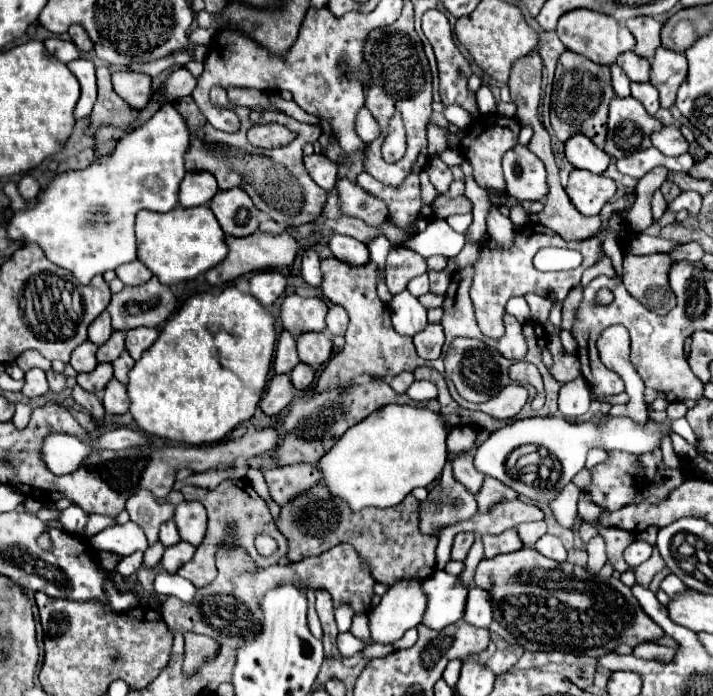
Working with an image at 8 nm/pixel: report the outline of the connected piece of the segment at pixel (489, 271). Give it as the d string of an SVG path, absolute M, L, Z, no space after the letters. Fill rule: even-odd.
M530 222L530 224L524 224L518 230L518 238L514 240L512 248L500 250L494 244L486 244L484 248L480 248L480 256L474 262L476 276L474 276L474 284L472 284L470 296L472 296L474 308L476 308L476 320L478 320L478 326L480 326L482 334L486 334L488 338L500 338L500 336L504 335L505 328L502 316L505 313L506 302L512 296L524 296L528 292L534 292L534 294L540 294L544 298L564 300L566 294L570 292L570 288L576 286L576 284L580 284L582 272L586 268L590 268L592 264L598 262L598 258L600 258L600 244L602 244L602 240L604 240L606 234L608 232L604 230L602 234L596 234L590 240L566 242L556 232L552 232L550 228L544 228L542 224ZM544 246L558 246L558 248L578 250L584 256L584 260L582 260L582 264L576 270L568 270L568 272L538 272L532 266L532 258Z

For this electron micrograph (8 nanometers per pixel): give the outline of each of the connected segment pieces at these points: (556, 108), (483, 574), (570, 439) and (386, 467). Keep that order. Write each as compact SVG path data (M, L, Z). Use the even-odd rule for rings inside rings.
M566 50L556 66L552 106L550 106L550 120L558 140L566 142L574 134L584 134L596 146L602 148L606 140L606 120L608 120L608 106L612 98L614 98L614 90L610 82L610 68L594 64L588 58Z
M522 548L512 554L502 554L492 560L482 560L476 568L476 586L490 590L494 598L494 618L508 628L518 644L526 650L558 650L570 654L586 654L592 658L612 652L618 644L638 646L662 636L662 628L654 624L632 596L632 590L618 578L592 578L584 568L568 562L558 564L534 548Z
M546 416L546 418L522 418L522 420L512 420L510 424L506 424L504 428L496 430L490 434L490 438L476 448L476 456L474 456L474 466L492 478L498 478L500 482L504 482L506 486L514 488L520 496L532 500L532 502L550 502L556 492L560 492L586 464L586 456L588 450L592 446L604 448L604 450L622 450L622 452L630 452L630 454L644 454L650 452L654 448L660 446L662 440L662 432L670 434L670 426L668 424L660 424L660 422L646 422L646 424L634 424L628 418L608 418L602 416L596 422L588 422L588 424L570 424L568 420L564 420L562 416ZM524 444L536 444L548 450L550 456L554 456L560 466L562 466L562 476L560 480L554 484L552 490L536 490L532 484L524 484L520 480L510 478L510 474L506 472L506 460L510 456L512 450L516 450L518 446Z
M386 404L362 424L350 428L318 462L318 468L330 494L348 502L354 512L368 506L390 508L400 504L414 488L426 488L440 478L450 456L446 436L448 424L440 412L422 406Z

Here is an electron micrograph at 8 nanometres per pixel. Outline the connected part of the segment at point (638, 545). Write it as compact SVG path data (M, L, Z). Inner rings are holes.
M634 540L624 552L624 560L630 564L630 568L636 568L642 562L646 562L650 554L652 554L652 546L646 540Z

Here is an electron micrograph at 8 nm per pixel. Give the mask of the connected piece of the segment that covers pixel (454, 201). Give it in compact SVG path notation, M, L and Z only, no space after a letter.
M438 196L431 204L432 212L437 219L448 218L452 214L466 214L472 210L472 204L460 196L460 198L450 198L450 196Z

